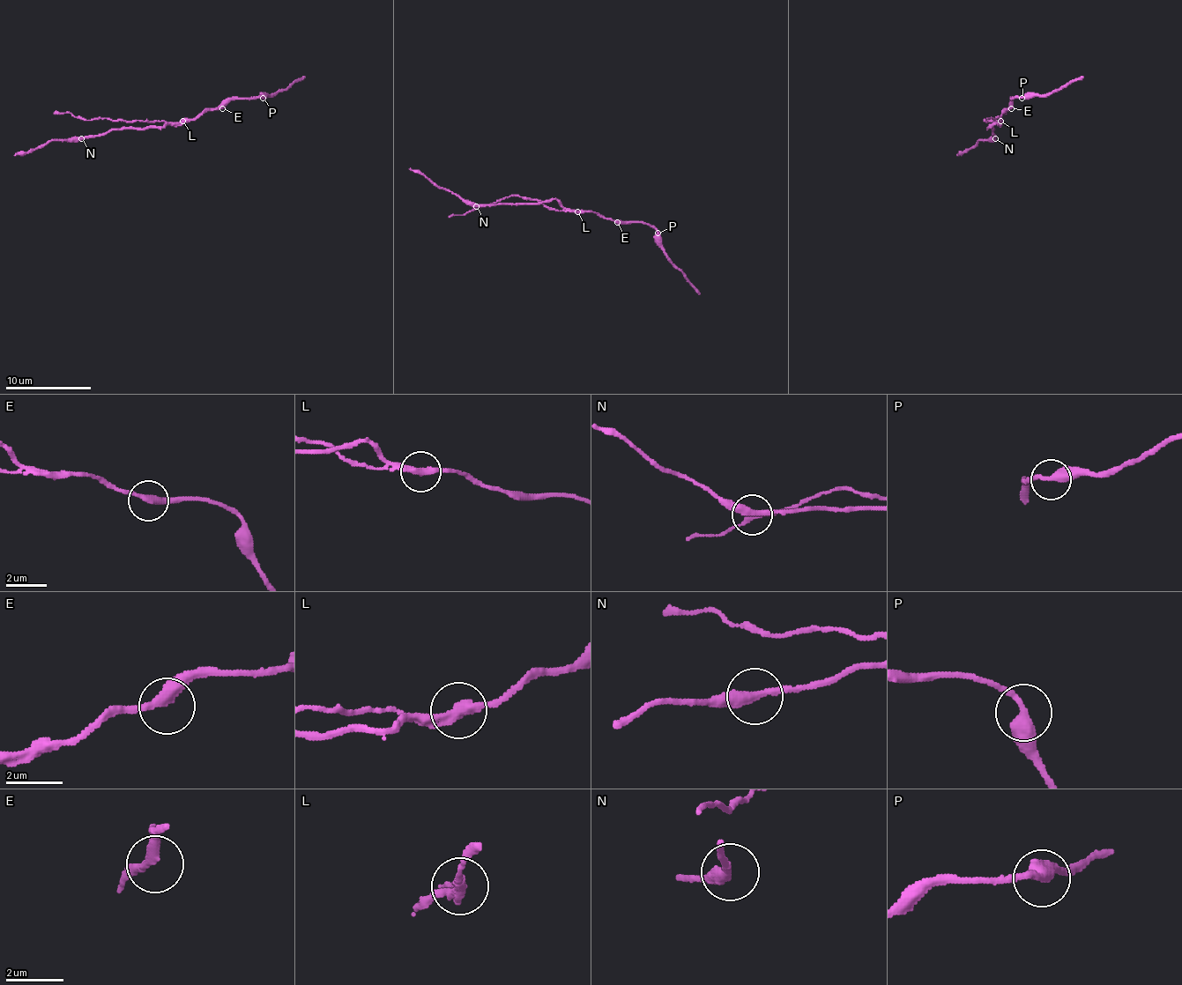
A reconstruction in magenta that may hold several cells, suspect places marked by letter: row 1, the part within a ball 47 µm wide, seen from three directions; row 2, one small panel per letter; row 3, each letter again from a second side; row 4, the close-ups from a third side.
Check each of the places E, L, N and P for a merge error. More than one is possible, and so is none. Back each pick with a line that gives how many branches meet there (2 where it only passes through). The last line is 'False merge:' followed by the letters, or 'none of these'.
L: branches 2
False merge: L

